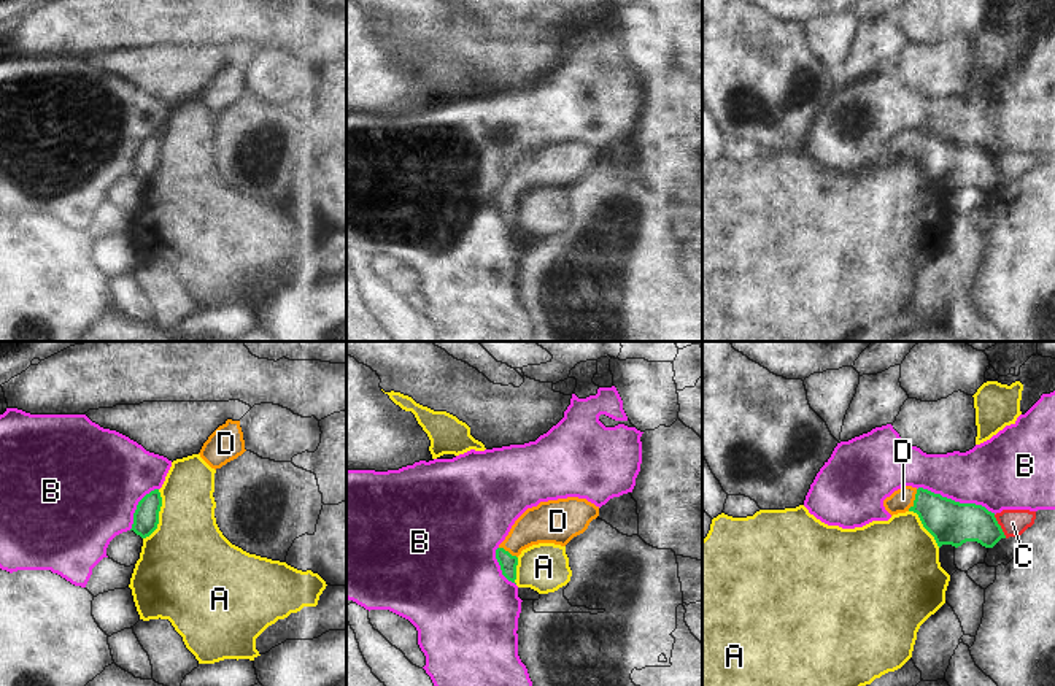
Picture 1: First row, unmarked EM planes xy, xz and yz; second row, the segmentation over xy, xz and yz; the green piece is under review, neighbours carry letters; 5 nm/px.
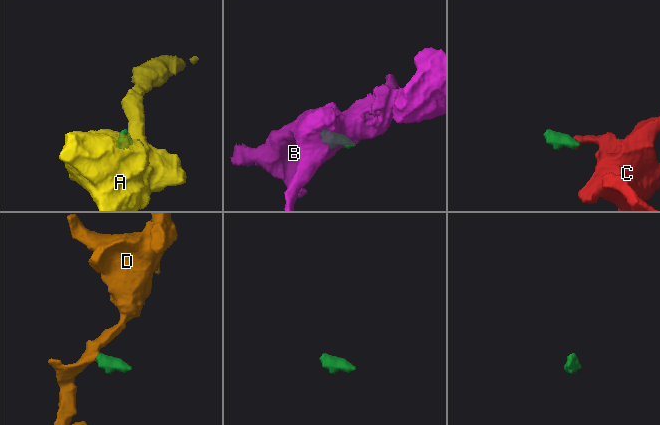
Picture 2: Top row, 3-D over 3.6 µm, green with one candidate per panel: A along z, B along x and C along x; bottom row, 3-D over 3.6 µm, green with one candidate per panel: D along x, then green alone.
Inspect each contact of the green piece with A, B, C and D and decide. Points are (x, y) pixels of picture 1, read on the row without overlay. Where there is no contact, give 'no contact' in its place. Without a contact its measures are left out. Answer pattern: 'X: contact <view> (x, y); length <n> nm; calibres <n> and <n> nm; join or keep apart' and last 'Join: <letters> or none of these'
A: contact xy (158, 159); length 260 nm; calibres 130 and 400 nm; keep apart
B: contact yz (957, 146); length 420 nm; calibres 220 and 360 nm; keep apart
C: contact yz (1000, 170); length 140 nm; calibres 220 and 130 nm; keep apart
D: contact yz (914, 145); length 120 nm; calibres 220 and 110 nm; join
Join: D

